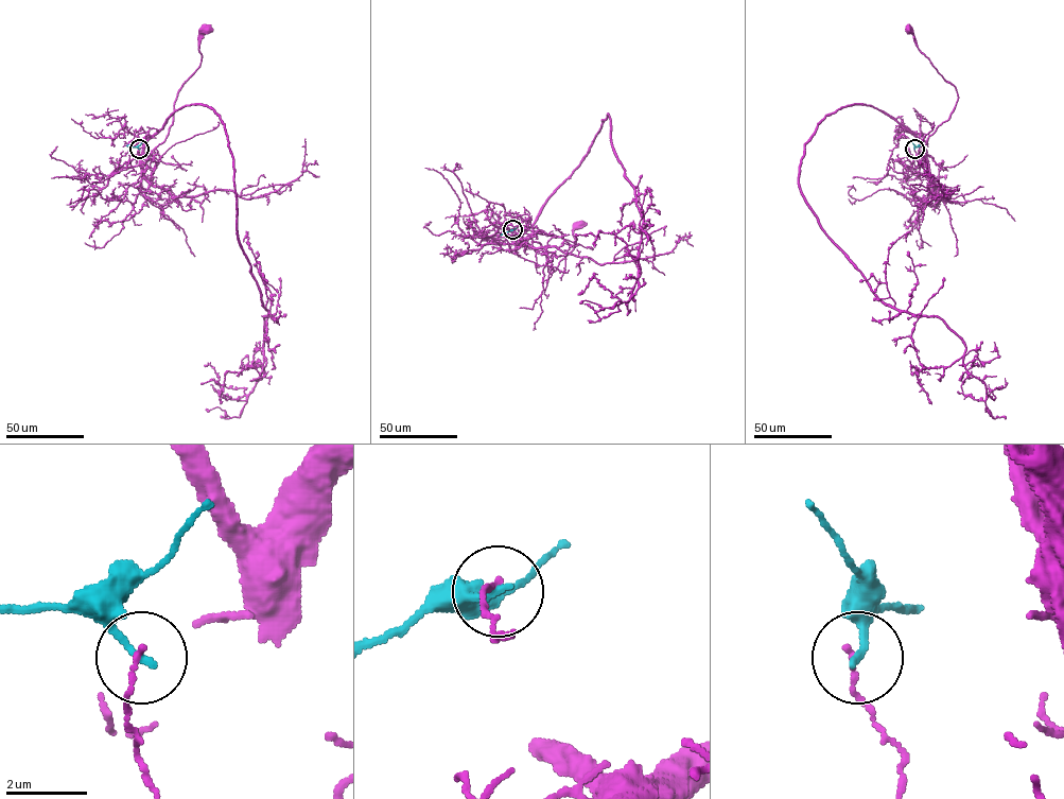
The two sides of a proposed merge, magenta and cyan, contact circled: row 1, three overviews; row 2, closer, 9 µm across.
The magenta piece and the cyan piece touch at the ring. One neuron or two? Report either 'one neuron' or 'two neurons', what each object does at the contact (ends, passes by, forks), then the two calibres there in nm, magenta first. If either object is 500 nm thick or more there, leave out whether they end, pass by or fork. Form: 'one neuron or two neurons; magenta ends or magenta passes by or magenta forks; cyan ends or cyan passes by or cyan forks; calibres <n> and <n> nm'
two neurons; magenta ends; cyan ends; calibres 130 and 190 nm

